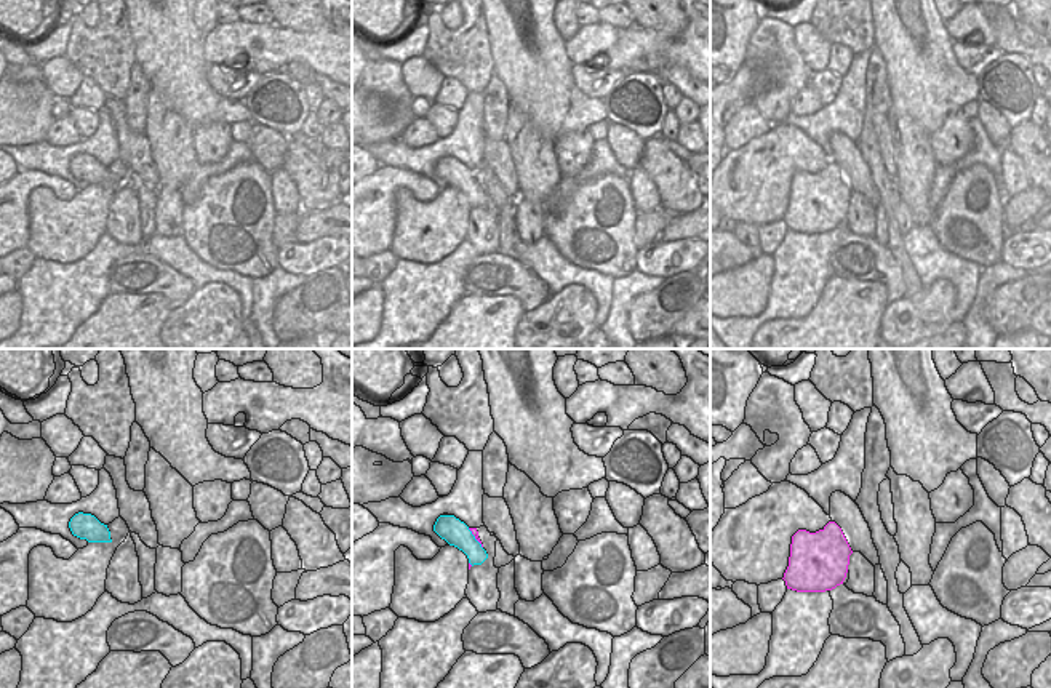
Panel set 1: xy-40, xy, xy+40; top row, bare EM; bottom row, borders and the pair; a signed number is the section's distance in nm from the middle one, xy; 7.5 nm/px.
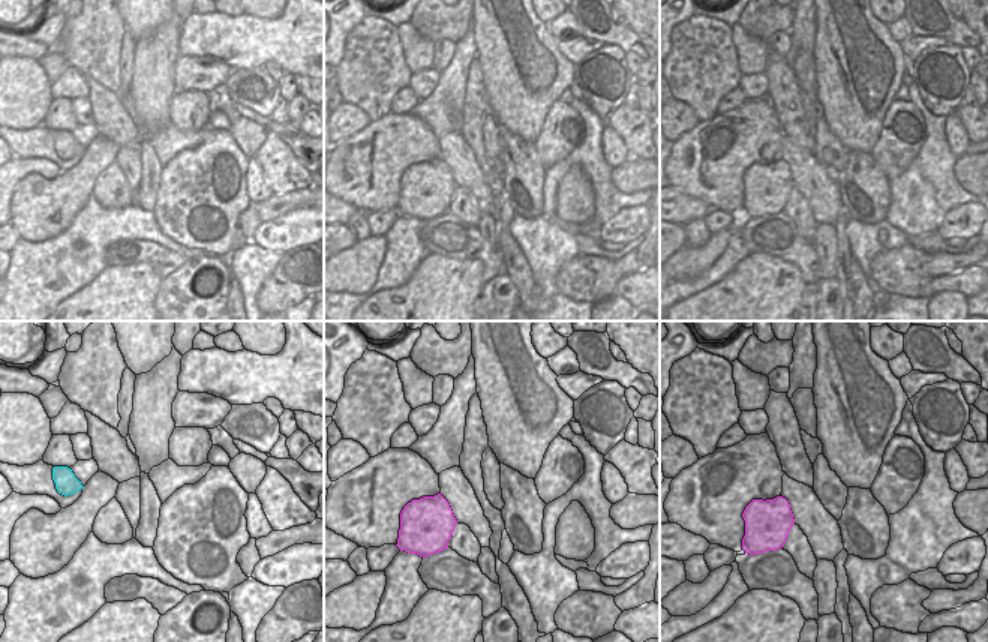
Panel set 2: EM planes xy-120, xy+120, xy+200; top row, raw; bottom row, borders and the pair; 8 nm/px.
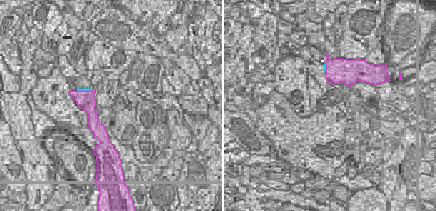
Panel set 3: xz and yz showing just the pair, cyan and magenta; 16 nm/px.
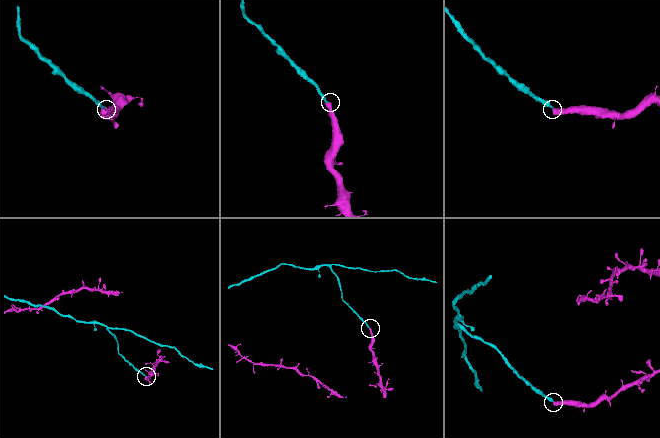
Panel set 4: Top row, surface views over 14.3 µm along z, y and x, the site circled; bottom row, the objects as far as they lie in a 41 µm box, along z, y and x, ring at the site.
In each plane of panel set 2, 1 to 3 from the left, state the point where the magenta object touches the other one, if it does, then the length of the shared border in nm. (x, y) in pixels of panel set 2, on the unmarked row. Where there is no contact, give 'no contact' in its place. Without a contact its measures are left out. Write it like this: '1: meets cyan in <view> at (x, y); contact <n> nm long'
1: no contact
2: no contact
3: no contact

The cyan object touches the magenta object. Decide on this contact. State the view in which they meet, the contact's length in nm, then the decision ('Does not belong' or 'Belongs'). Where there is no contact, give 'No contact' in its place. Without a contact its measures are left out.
Touches cyan in xy. Shared border 190 nm. Does not belong.

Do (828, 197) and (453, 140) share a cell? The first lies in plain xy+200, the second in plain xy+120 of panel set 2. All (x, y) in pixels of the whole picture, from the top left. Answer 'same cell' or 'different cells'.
same cell

